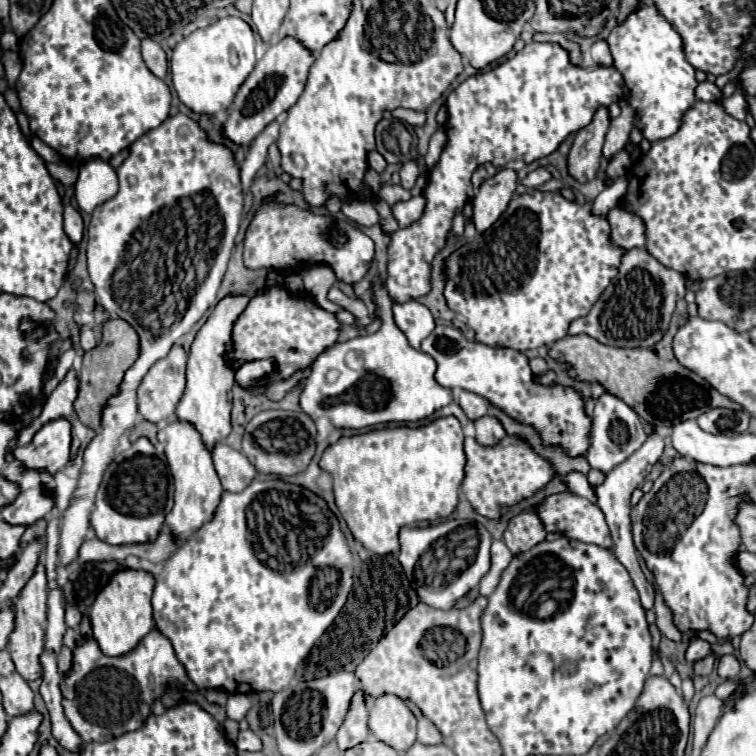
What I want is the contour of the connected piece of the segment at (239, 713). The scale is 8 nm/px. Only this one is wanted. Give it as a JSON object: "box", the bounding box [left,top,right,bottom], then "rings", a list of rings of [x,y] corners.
{"box":[225,694,253,720],"rings":[[[231,694],[229,700],[227,700],[227,706],[225,706],[225,712],[227,712],[227,718],[231,720],[243,720],[247,710],[253,706],[253,700],[249,694]]]}

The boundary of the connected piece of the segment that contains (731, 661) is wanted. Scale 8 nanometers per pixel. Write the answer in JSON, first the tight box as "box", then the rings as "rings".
{"box":[717,656,739,680],"rings":[[[721,656],[717,672],[723,680],[733,680],[739,676],[739,660],[735,656]]]}

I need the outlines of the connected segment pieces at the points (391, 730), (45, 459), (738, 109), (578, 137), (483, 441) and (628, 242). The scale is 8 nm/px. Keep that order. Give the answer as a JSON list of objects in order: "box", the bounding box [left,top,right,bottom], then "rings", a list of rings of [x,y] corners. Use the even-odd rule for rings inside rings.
[{"box":[369,694,417,752],"rings":[[[383,694],[371,702],[369,730],[397,752],[405,752],[417,734],[417,718],[395,694]]]},{"box":[13,418,71,474],"rings":[[[59,418],[47,422],[27,446],[17,446],[13,450],[13,456],[27,470],[55,474],[69,462],[71,458],[69,448],[71,448],[71,424]]]},{"box":[723,86,747,120],"rings":[[[739,86],[739,90],[735,90],[733,96],[729,98],[723,98],[723,108],[727,110],[727,114],[731,114],[733,118],[739,118],[739,120],[745,120],[745,114],[747,114],[747,102],[745,102],[745,94]]]},{"box":[567,106,609,182],"rings":[[[599,106],[595,118],[575,134],[573,146],[567,156],[567,168],[577,182],[589,182],[595,178],[601,164],[601,148],[607,130],[609,130],[607,108]]]},{"box":[475,416,505,446],"rings":[[[483,416],[483,418],[475,420],[475,428],[477,428],[475,438],[481,446],[495,446],[501,438],[505,438],[505,430],[503,430],[501,422],[491,416]]]},{"box":[607,206,645,250],"rings":[[[615,206],[607,214],[607,222],[611,226],[611,244],[623,250],[641,248],[645,244],[645,228],[643,222],[627,212],[623,206]]]}]

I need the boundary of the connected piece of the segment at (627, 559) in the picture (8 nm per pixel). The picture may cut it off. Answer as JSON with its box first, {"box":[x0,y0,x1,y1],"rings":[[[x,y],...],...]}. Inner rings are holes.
{"box":[595,434,663,610],"rings":[[[651,434],[647,438],[647,442],[637,450],[633,452],[625,462],[621,462],[619,466],[615,466],[615,470],[607,472],[605,474],[605,480],[595,486],[595,496],[597,496],[597,504],[599,508],[603,510],[605,518],[607,518],[607,524],[609,524],[609,530],[611,530],[611,538],[613,538],[613,552],[615,552],[615,558],[627,568],[639,596],[641,596],[641,604],[645,610],[653,608],[653,586],[647,582],[641,566],[639,566],[639,560],[637,560],[637,552],[635,552],[635,546],[633,546],[633,540],[631,540],[631,520],[629,520],[629,512],[631,512],[631,494],[635,488],[639,488],[645,478],[649,476],[653,464],[657,462],[657,458],[661,456],[663,452],[663,438],[659,434]]]}

